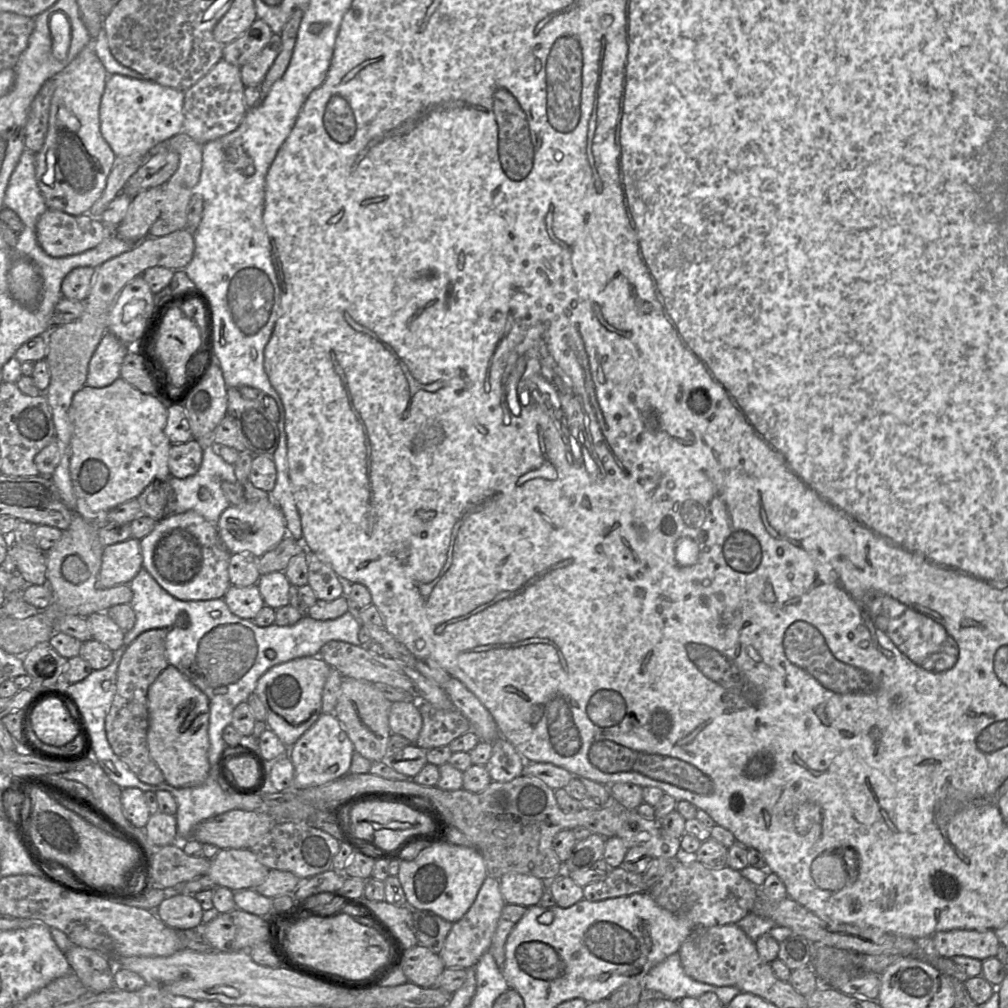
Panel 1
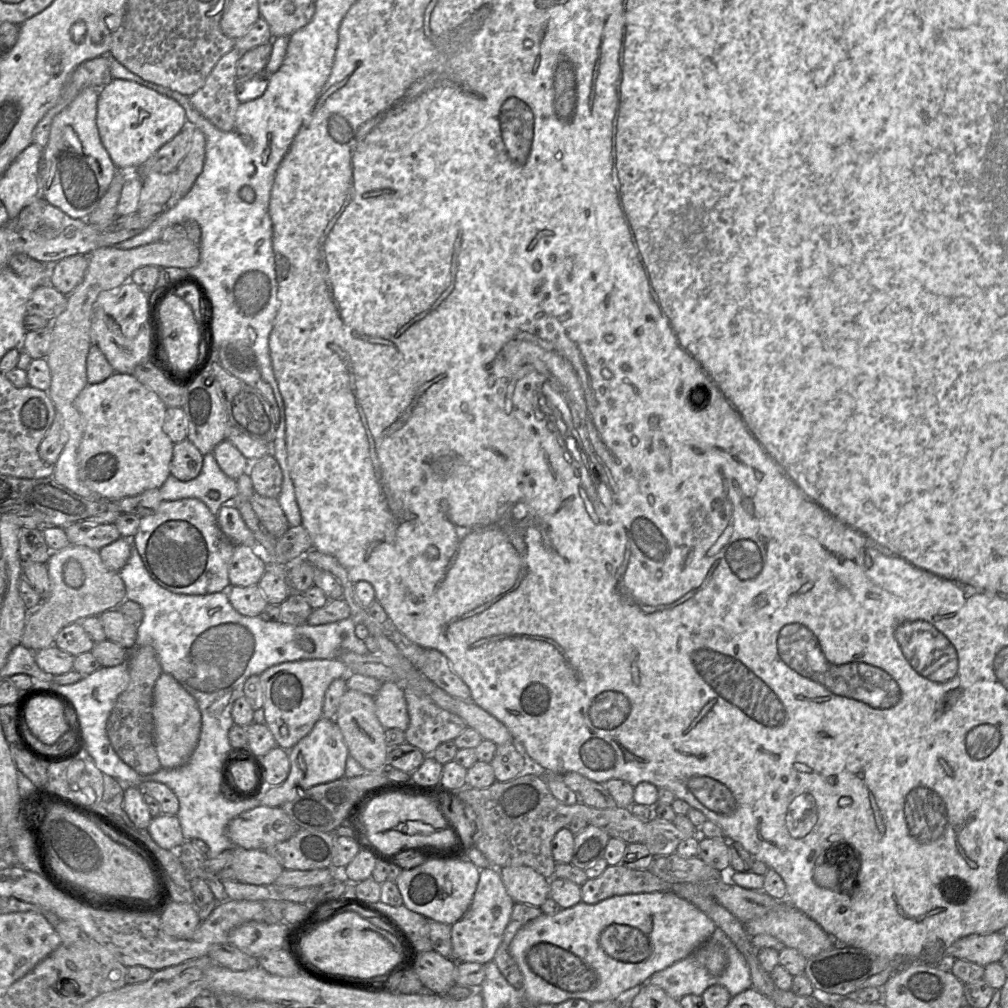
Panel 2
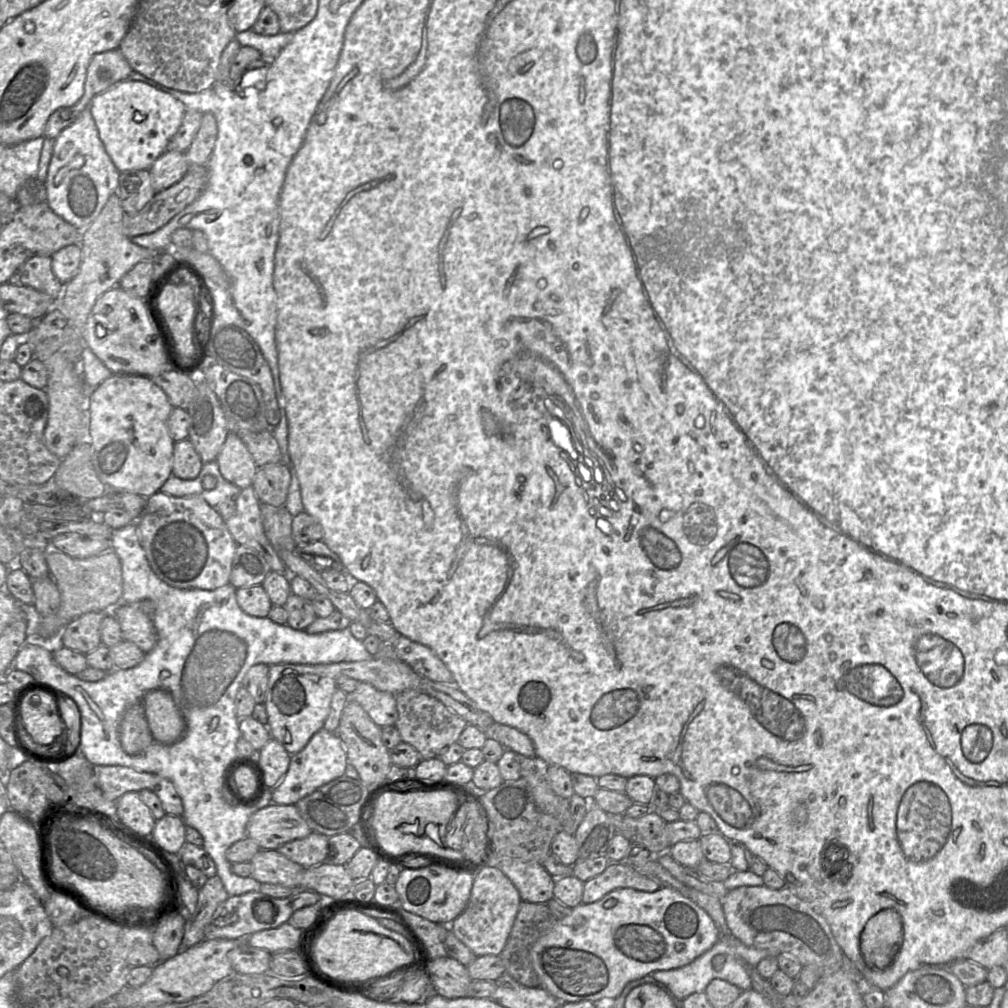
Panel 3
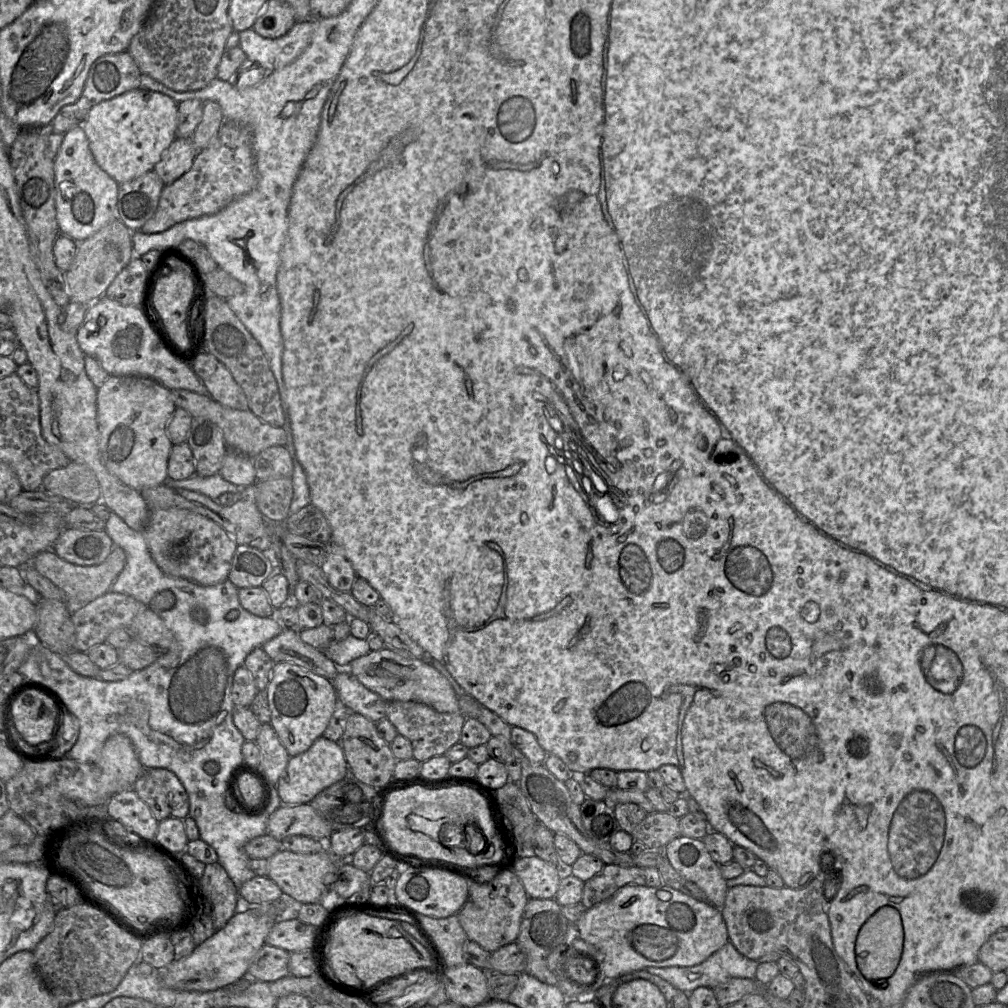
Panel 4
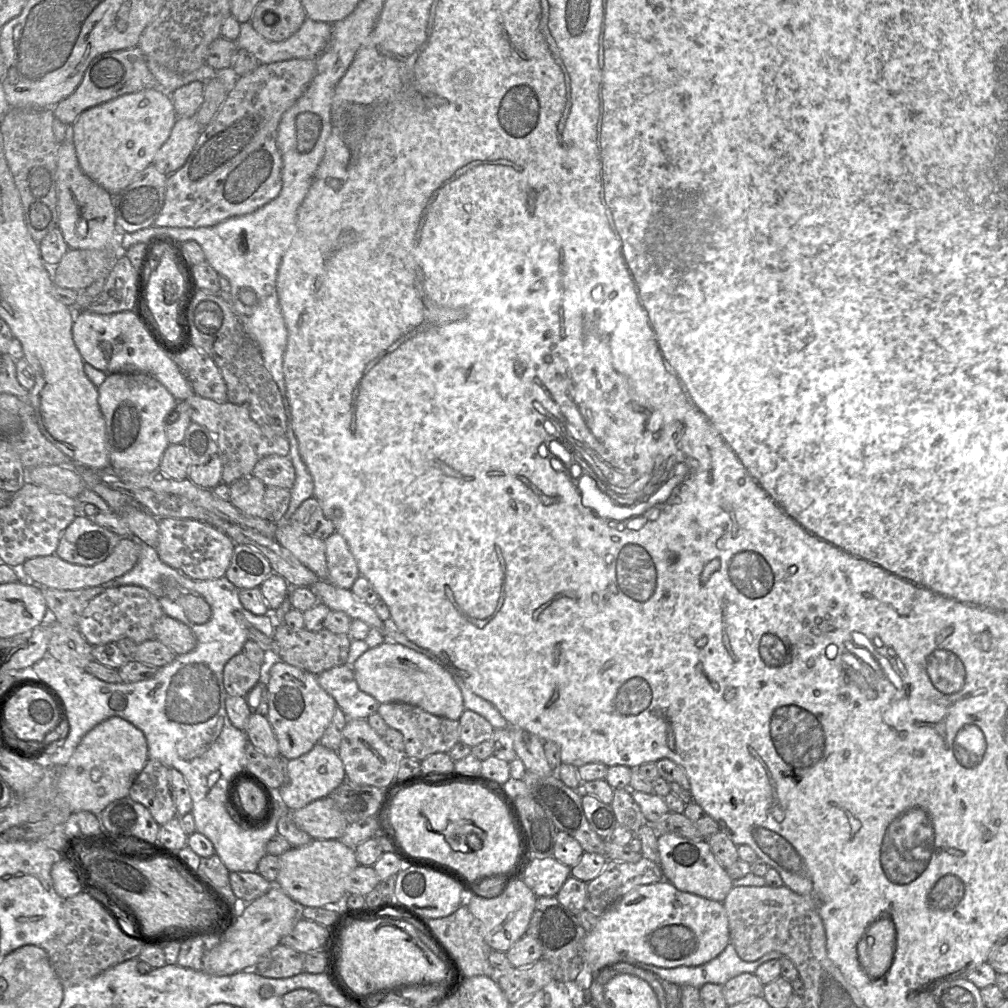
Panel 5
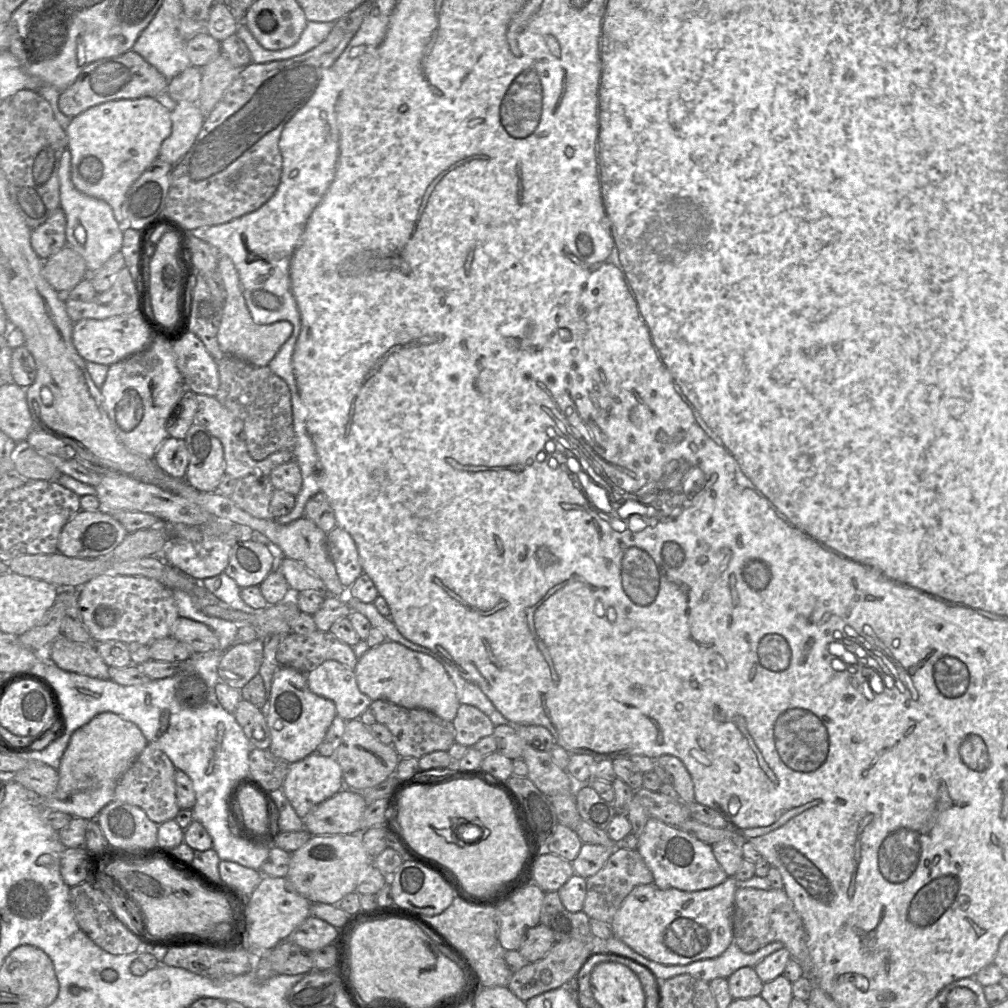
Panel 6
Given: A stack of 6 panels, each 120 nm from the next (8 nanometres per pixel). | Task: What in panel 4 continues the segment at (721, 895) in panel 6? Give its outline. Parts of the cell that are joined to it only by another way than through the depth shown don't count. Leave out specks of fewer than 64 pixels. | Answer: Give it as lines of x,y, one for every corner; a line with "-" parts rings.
626,885
614,895
588,908
581,918
569,923
565,941
549,956
557,986
567,999
594,995
603,985
622,975
648,967
696,966
729,941
721,910
708,901
702,902
669,886

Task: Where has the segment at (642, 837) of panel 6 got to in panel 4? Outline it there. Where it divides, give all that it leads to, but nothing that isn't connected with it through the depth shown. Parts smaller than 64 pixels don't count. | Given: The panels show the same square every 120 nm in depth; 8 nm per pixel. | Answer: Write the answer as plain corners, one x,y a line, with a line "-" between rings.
680,836
666,844
663,855
683,878
704,891
709,903
718,909
724,906
729,889
727,880
702,839

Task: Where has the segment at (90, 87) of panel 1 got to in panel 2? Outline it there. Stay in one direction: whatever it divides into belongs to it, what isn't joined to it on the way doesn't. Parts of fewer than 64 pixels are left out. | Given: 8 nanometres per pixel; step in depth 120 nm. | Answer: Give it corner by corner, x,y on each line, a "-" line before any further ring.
83,89
54,117
49,140
43,150
40,195
74,219
87,219
118,173
118,168
101,142
97,127
99,89

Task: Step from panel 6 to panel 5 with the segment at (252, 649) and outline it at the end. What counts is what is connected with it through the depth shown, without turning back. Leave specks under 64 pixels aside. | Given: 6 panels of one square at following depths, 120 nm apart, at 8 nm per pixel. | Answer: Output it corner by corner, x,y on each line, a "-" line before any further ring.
243,652
233,656
224,666
223,683
228,695
243,696
263,677
263,666
252,662

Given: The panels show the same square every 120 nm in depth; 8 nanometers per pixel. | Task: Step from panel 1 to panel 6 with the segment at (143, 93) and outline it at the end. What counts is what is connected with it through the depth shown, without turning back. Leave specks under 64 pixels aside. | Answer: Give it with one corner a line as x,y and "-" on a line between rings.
154,97
108,101
72,117
65,132
71,152
71,180
74,186
86,195
106,201
111,206
115,219
124,229
128,226
128,218
123,213
126,194
132,184
159,156
160,147
171,134
171,130
171,111

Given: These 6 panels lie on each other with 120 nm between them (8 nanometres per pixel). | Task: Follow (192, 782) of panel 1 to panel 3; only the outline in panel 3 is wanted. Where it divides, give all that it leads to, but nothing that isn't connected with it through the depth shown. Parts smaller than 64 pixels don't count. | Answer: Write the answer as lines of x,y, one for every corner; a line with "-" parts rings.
163,689
149,691
143,698
143,706
155,741
170,745
184,736
186,723
170,692

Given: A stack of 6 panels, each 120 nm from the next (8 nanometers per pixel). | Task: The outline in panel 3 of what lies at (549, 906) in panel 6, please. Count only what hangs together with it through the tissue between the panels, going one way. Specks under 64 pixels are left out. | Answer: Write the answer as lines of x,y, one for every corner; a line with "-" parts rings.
522,901
503,951
499,954
506,972
526,987
539,987
530,950
534,943
553,926
556,919
546,903

